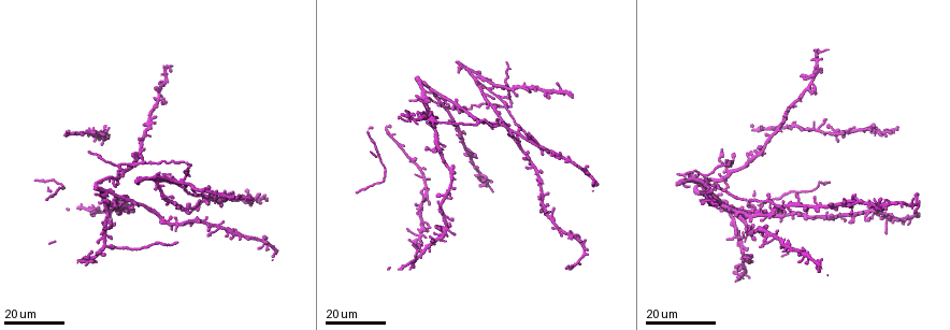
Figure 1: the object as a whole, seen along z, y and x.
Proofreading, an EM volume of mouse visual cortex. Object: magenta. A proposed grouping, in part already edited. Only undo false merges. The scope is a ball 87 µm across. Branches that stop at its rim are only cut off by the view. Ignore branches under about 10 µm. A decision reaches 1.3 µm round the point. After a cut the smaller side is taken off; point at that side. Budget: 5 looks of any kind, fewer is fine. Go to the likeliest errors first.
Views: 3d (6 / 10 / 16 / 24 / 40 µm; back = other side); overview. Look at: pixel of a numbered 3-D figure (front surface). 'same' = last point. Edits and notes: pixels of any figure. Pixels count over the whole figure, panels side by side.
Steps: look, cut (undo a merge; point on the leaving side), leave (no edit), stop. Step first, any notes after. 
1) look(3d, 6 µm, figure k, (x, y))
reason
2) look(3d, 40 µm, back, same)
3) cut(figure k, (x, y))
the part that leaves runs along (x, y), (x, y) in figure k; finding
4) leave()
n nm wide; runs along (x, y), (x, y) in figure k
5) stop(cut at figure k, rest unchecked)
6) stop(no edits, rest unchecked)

look(3d, 24 µm, figure 1, (106, 246))
four-way junction

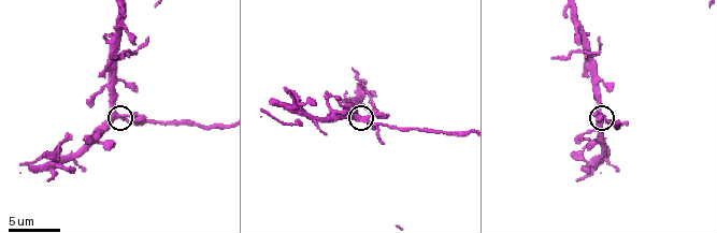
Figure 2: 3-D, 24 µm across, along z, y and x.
look(3d, 6 µm, figure 2, (116, 118))

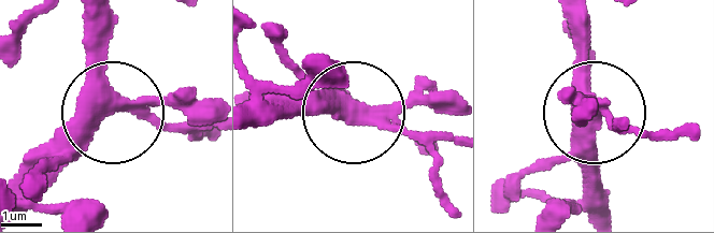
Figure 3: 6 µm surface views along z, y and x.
cut(figure 3, (169, 124))
4 arms; the part that leaves runs along (359, 120), (448, 133) in figure 3; two neurons meet here

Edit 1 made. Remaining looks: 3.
look(3d, 16 µm, figure 1, (781, 214))
three arms meet

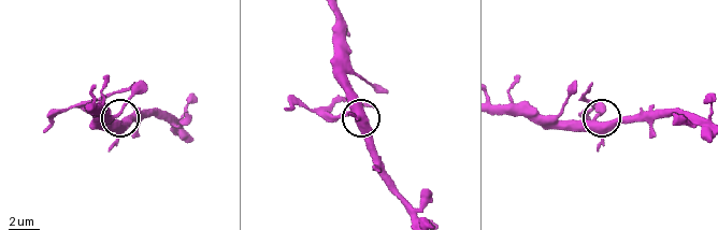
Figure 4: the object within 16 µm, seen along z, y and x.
look(3d, 6 µm, figure 4, (595, 122))

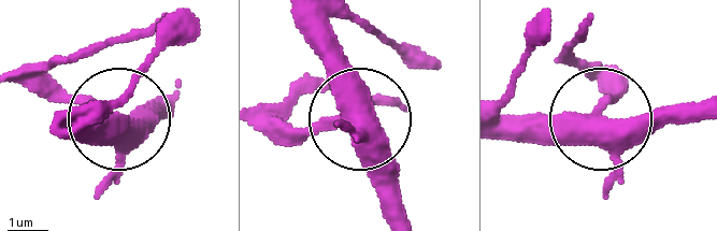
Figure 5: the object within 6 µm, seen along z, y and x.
look(3d, 6 µm, back, figure 5, (598, 118))

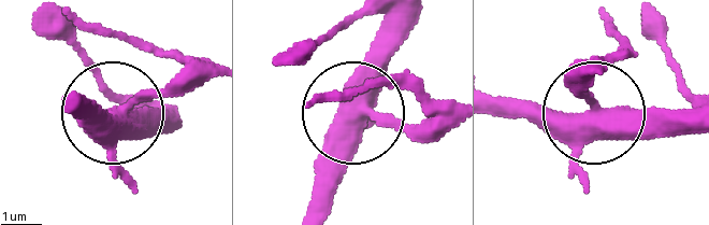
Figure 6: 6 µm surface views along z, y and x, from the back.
leave()
400 nm wide; runs along (398, 14), (387, 66), (360, 114), (432, 128) in figure 6; all the same neuron

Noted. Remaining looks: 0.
stop(cut at figure 3, rest unchecked)

